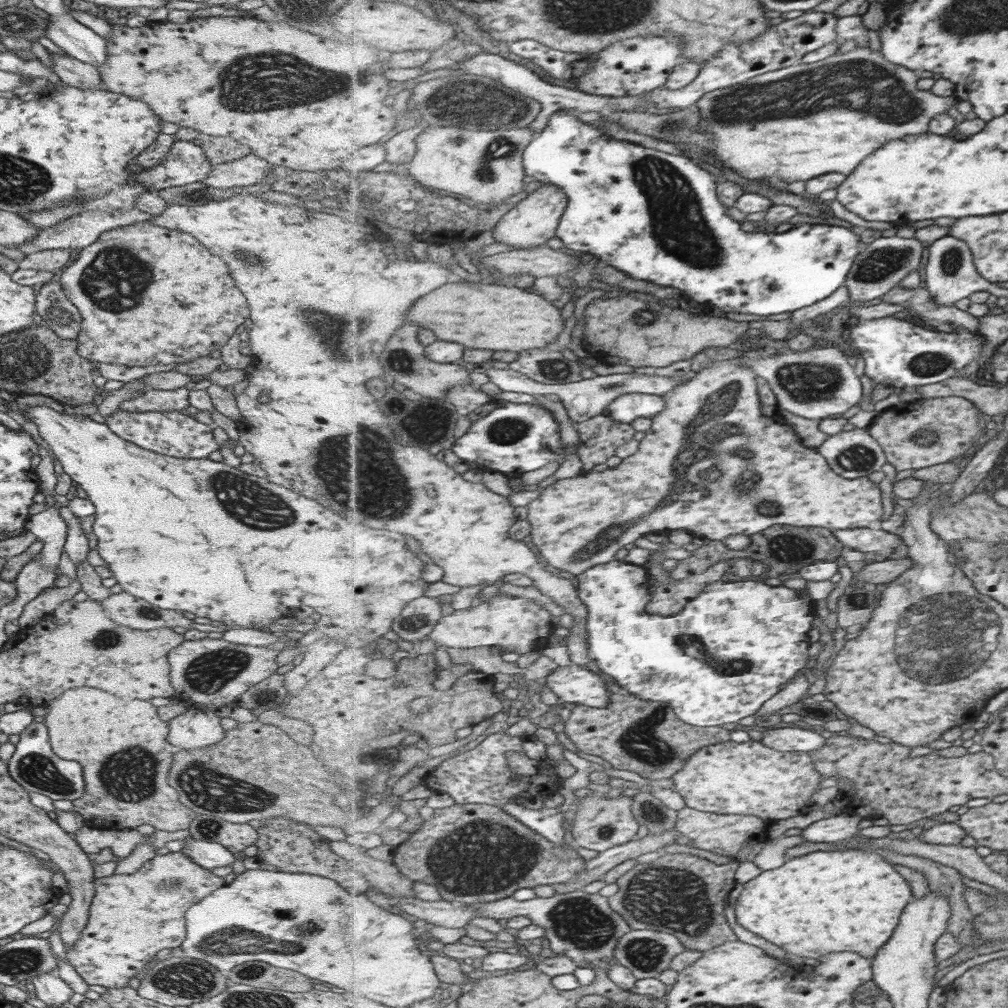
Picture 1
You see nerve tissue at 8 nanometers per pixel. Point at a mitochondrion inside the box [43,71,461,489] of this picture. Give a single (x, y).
(116, 279)

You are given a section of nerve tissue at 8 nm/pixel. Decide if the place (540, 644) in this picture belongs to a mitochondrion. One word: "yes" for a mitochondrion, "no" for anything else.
no

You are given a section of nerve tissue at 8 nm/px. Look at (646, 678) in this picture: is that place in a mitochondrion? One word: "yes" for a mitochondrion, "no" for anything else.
yes

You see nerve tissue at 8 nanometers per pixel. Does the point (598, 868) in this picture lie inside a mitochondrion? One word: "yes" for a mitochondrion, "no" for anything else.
no

